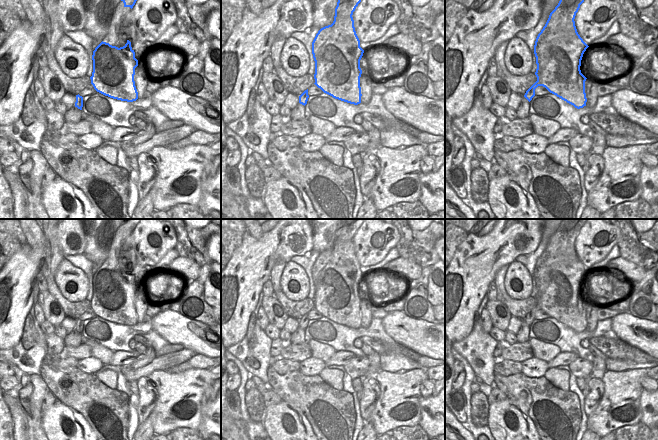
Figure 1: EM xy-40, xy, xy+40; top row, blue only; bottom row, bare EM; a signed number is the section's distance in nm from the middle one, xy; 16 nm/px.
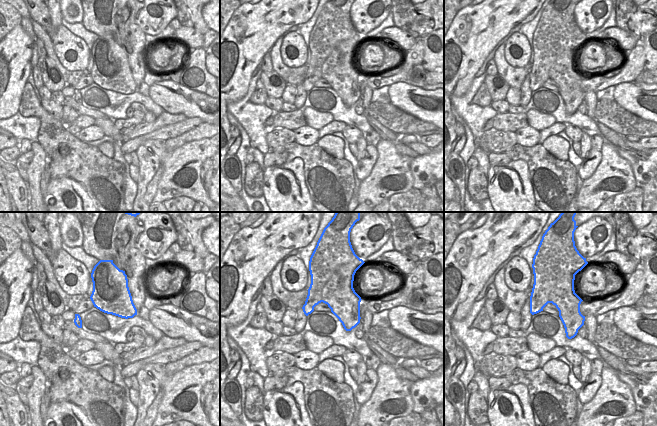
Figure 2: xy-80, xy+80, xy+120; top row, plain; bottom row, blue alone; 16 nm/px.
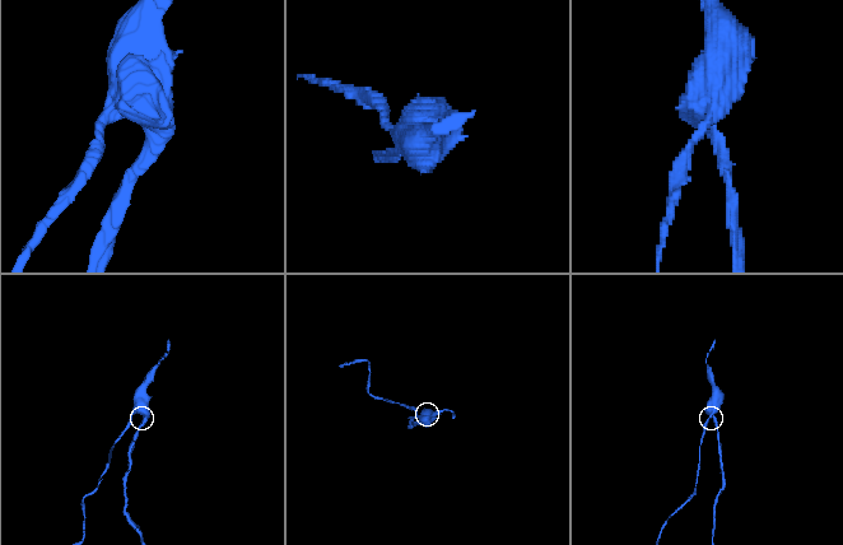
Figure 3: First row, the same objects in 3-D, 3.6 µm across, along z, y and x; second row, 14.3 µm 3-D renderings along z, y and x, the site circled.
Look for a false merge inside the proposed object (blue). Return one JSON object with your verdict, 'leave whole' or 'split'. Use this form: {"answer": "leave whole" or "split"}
{"answer": "split"}

